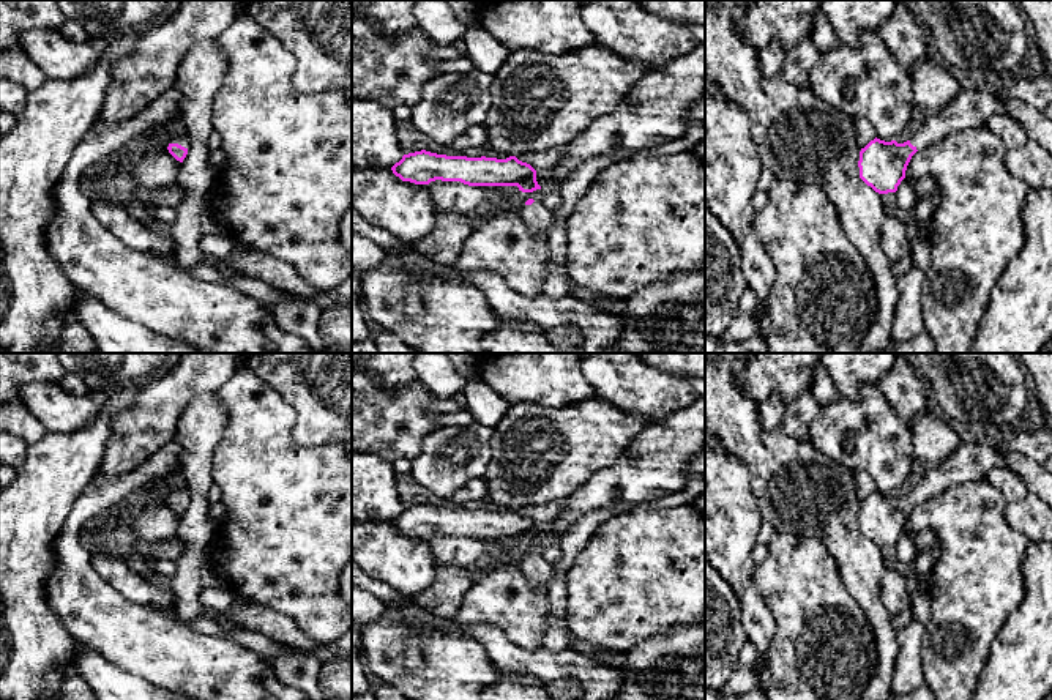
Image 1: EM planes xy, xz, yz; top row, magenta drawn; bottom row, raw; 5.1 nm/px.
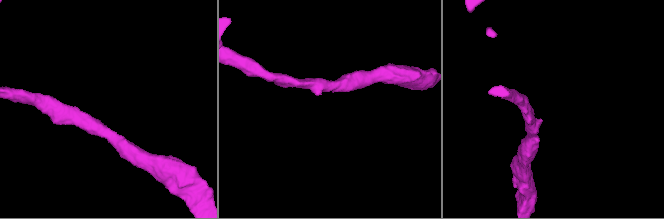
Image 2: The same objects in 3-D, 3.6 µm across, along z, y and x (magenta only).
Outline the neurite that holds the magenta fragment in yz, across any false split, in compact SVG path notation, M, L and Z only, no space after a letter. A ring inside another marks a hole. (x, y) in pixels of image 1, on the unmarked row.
M1052 429L1006 434L1000 443L987 443L978 434L935 470L921 475L918 484L904 497L871 493L860 505L860 531L879 547L896 545L905 531L912 509L938 492L975 479L984 479L994 467L1005 467L1006 452L1020 452L1038 462L1052 457Z

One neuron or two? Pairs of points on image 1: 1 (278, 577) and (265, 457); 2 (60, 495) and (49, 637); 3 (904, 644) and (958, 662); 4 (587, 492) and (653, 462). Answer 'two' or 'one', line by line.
1: one
2: one
3: two
4: one

